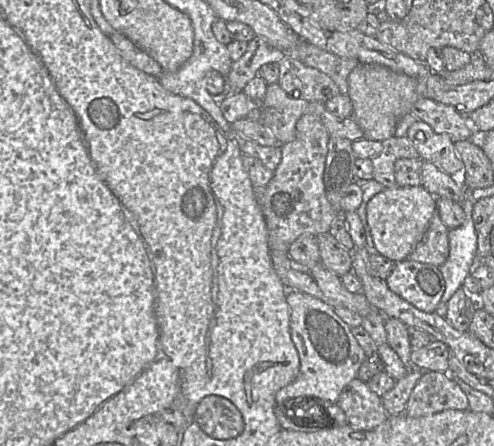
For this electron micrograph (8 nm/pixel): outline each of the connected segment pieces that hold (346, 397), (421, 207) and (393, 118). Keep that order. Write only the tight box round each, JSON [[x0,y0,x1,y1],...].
[[337,378,390,430],[367,186,436,262],[348,64,421,141]]

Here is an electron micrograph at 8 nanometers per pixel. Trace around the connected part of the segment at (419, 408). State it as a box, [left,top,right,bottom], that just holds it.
[404,371,469,418]

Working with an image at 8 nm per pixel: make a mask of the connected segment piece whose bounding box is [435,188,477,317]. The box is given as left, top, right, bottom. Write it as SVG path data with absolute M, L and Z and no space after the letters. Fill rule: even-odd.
M467 188L467 198L461 203L465 212L465 222L454 229L449 229L449 256L439 268L445 280L445 291L435 311L442 317L447 312L447 302L454 293L463 286L465 278L470 274L477 253L477 233L472 220L474 199L472 190Z

